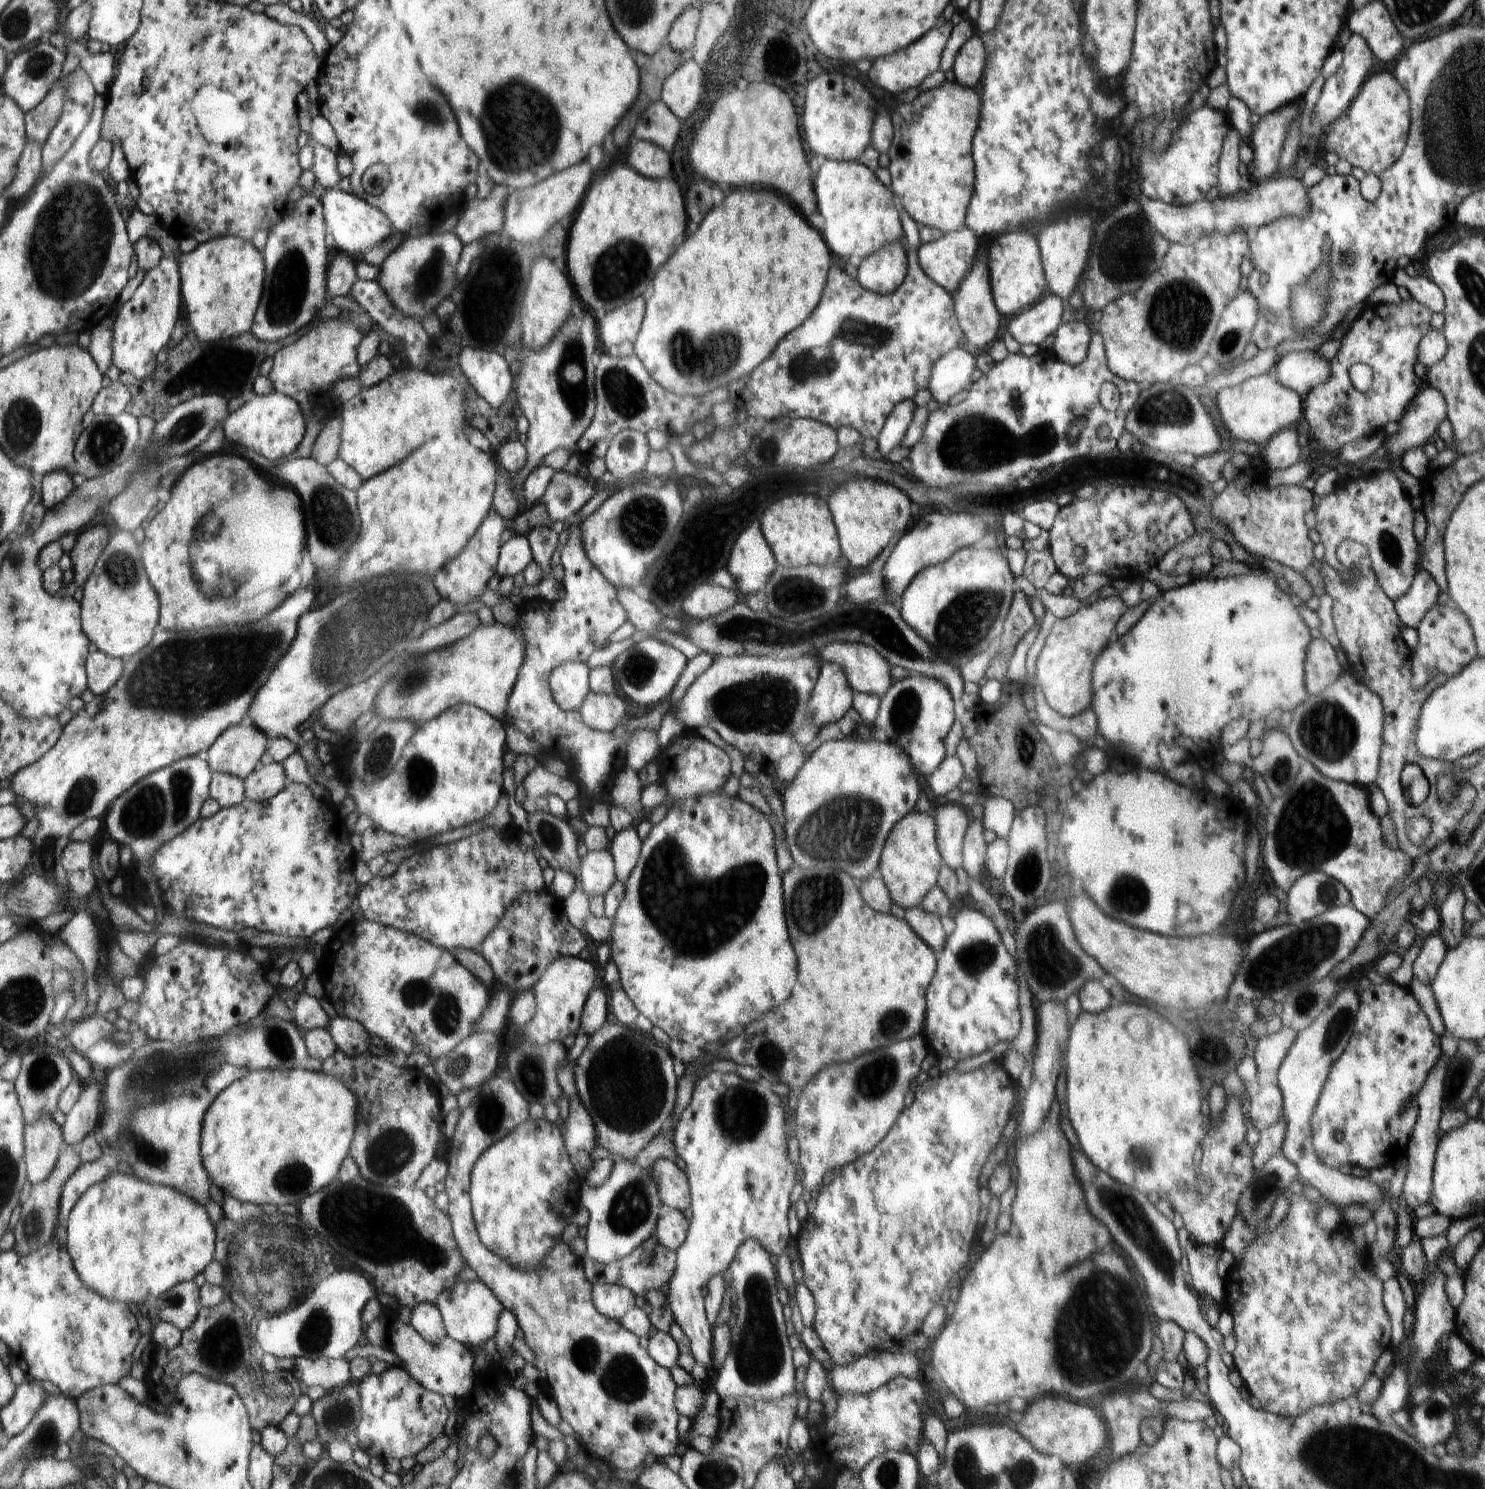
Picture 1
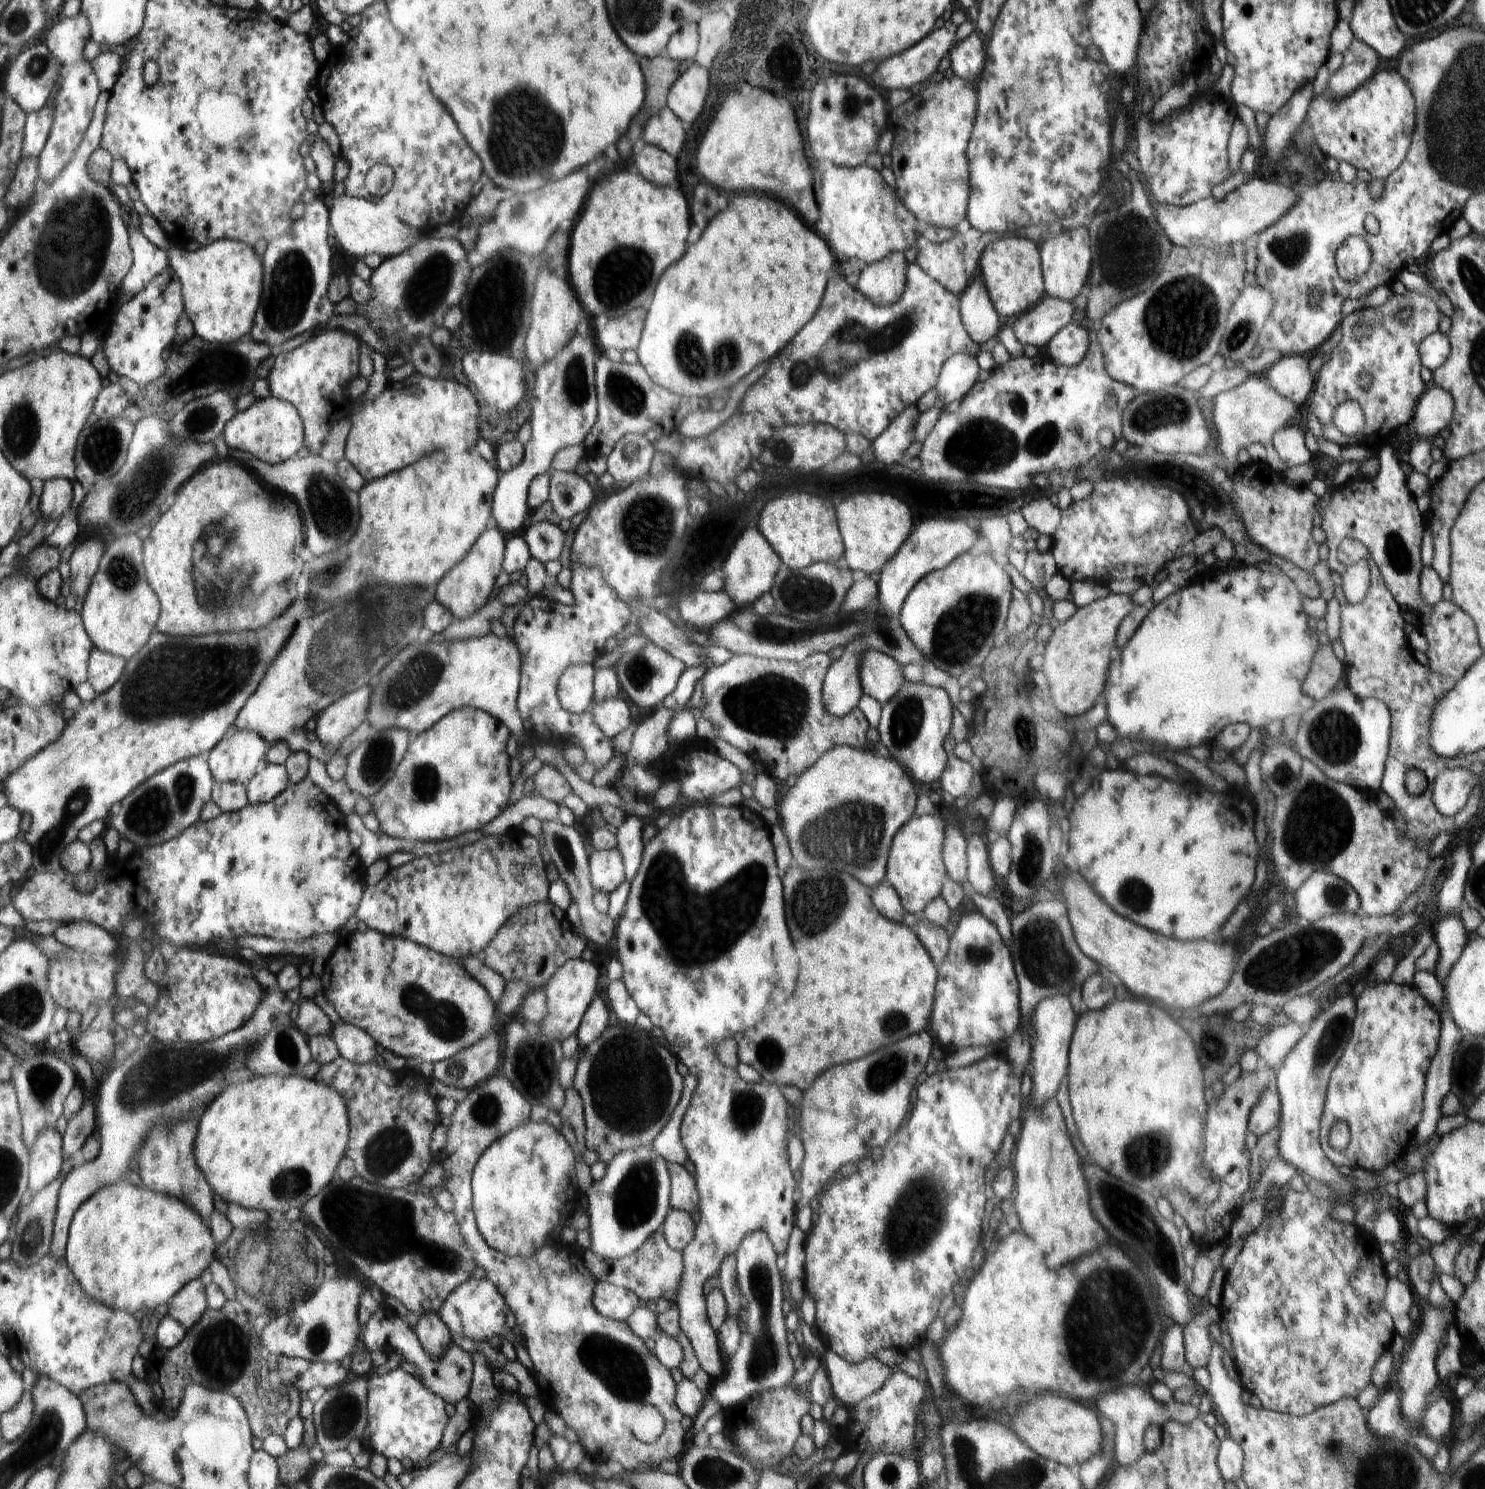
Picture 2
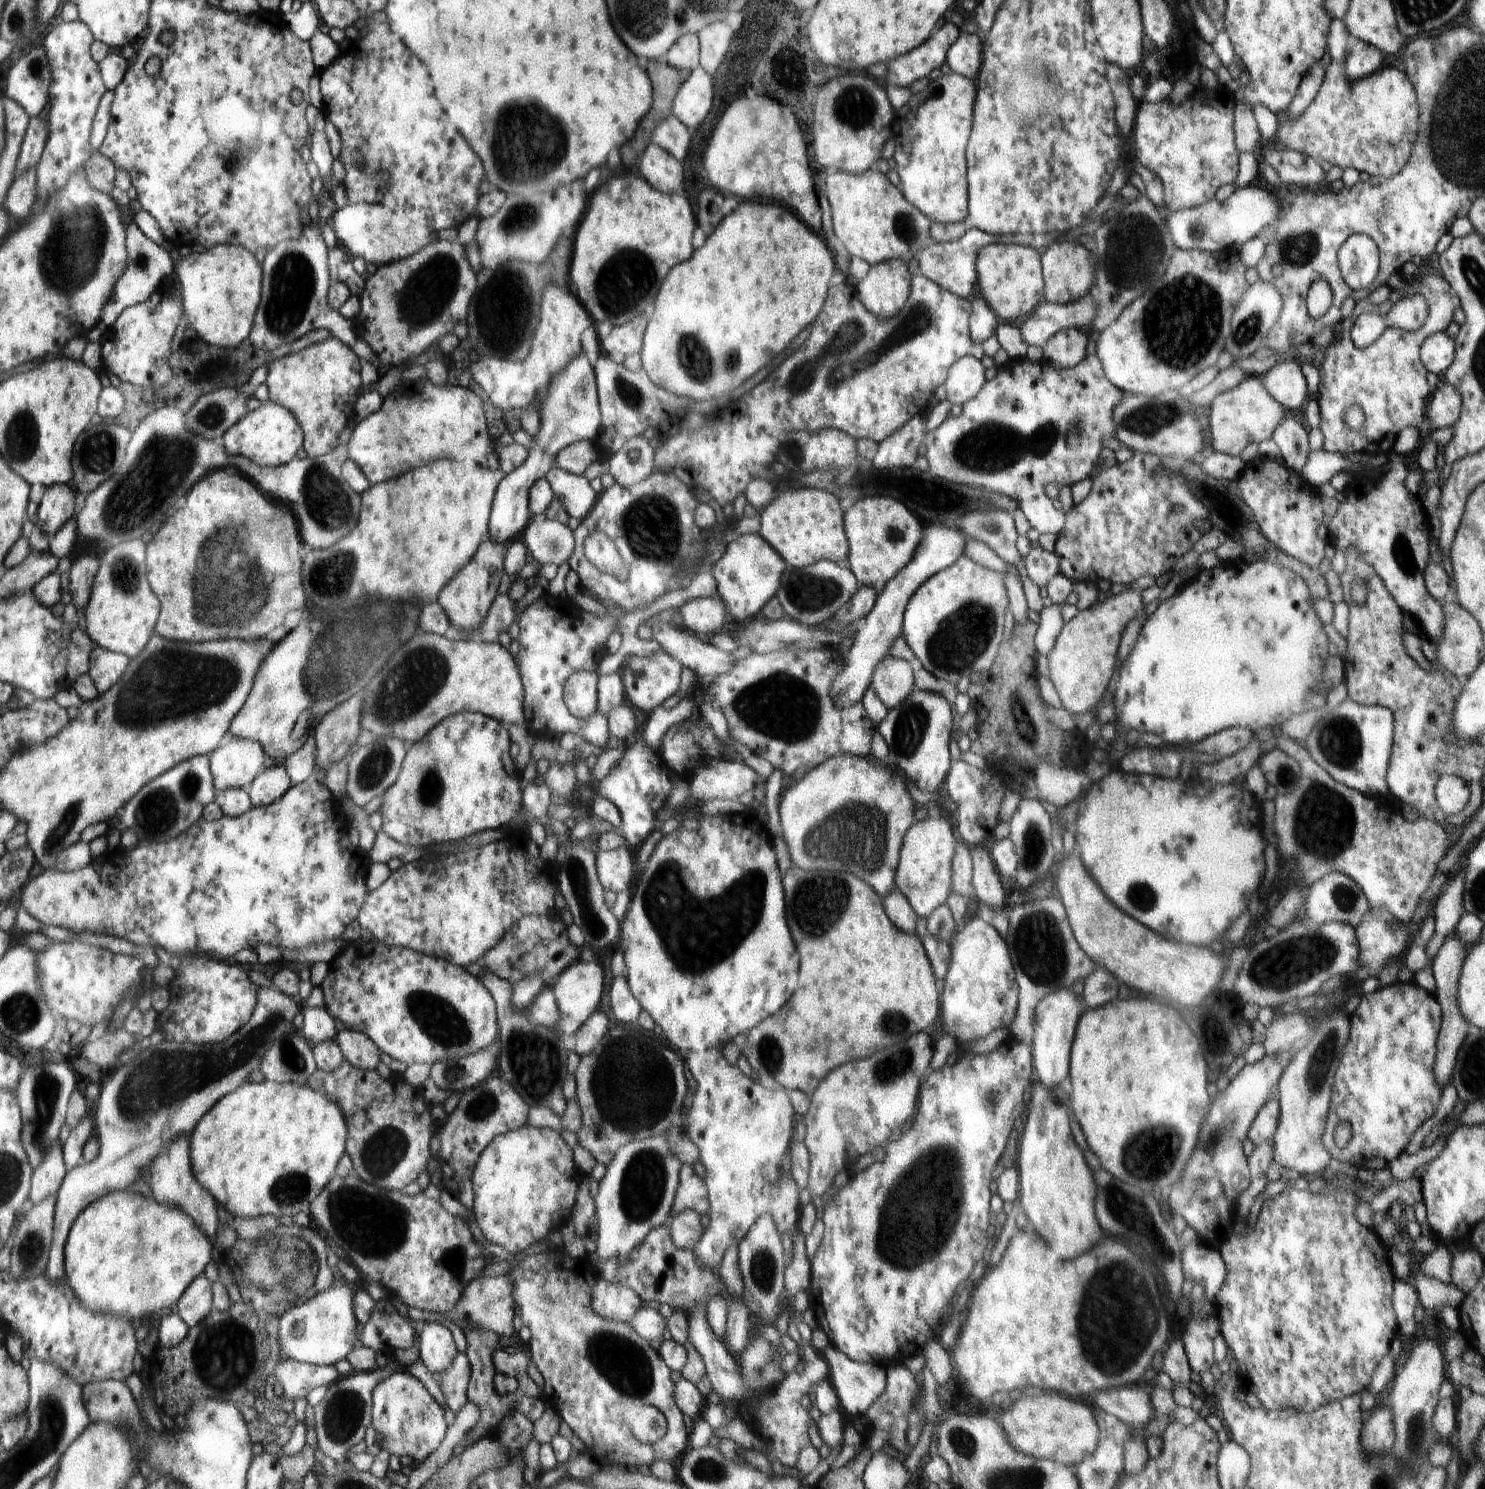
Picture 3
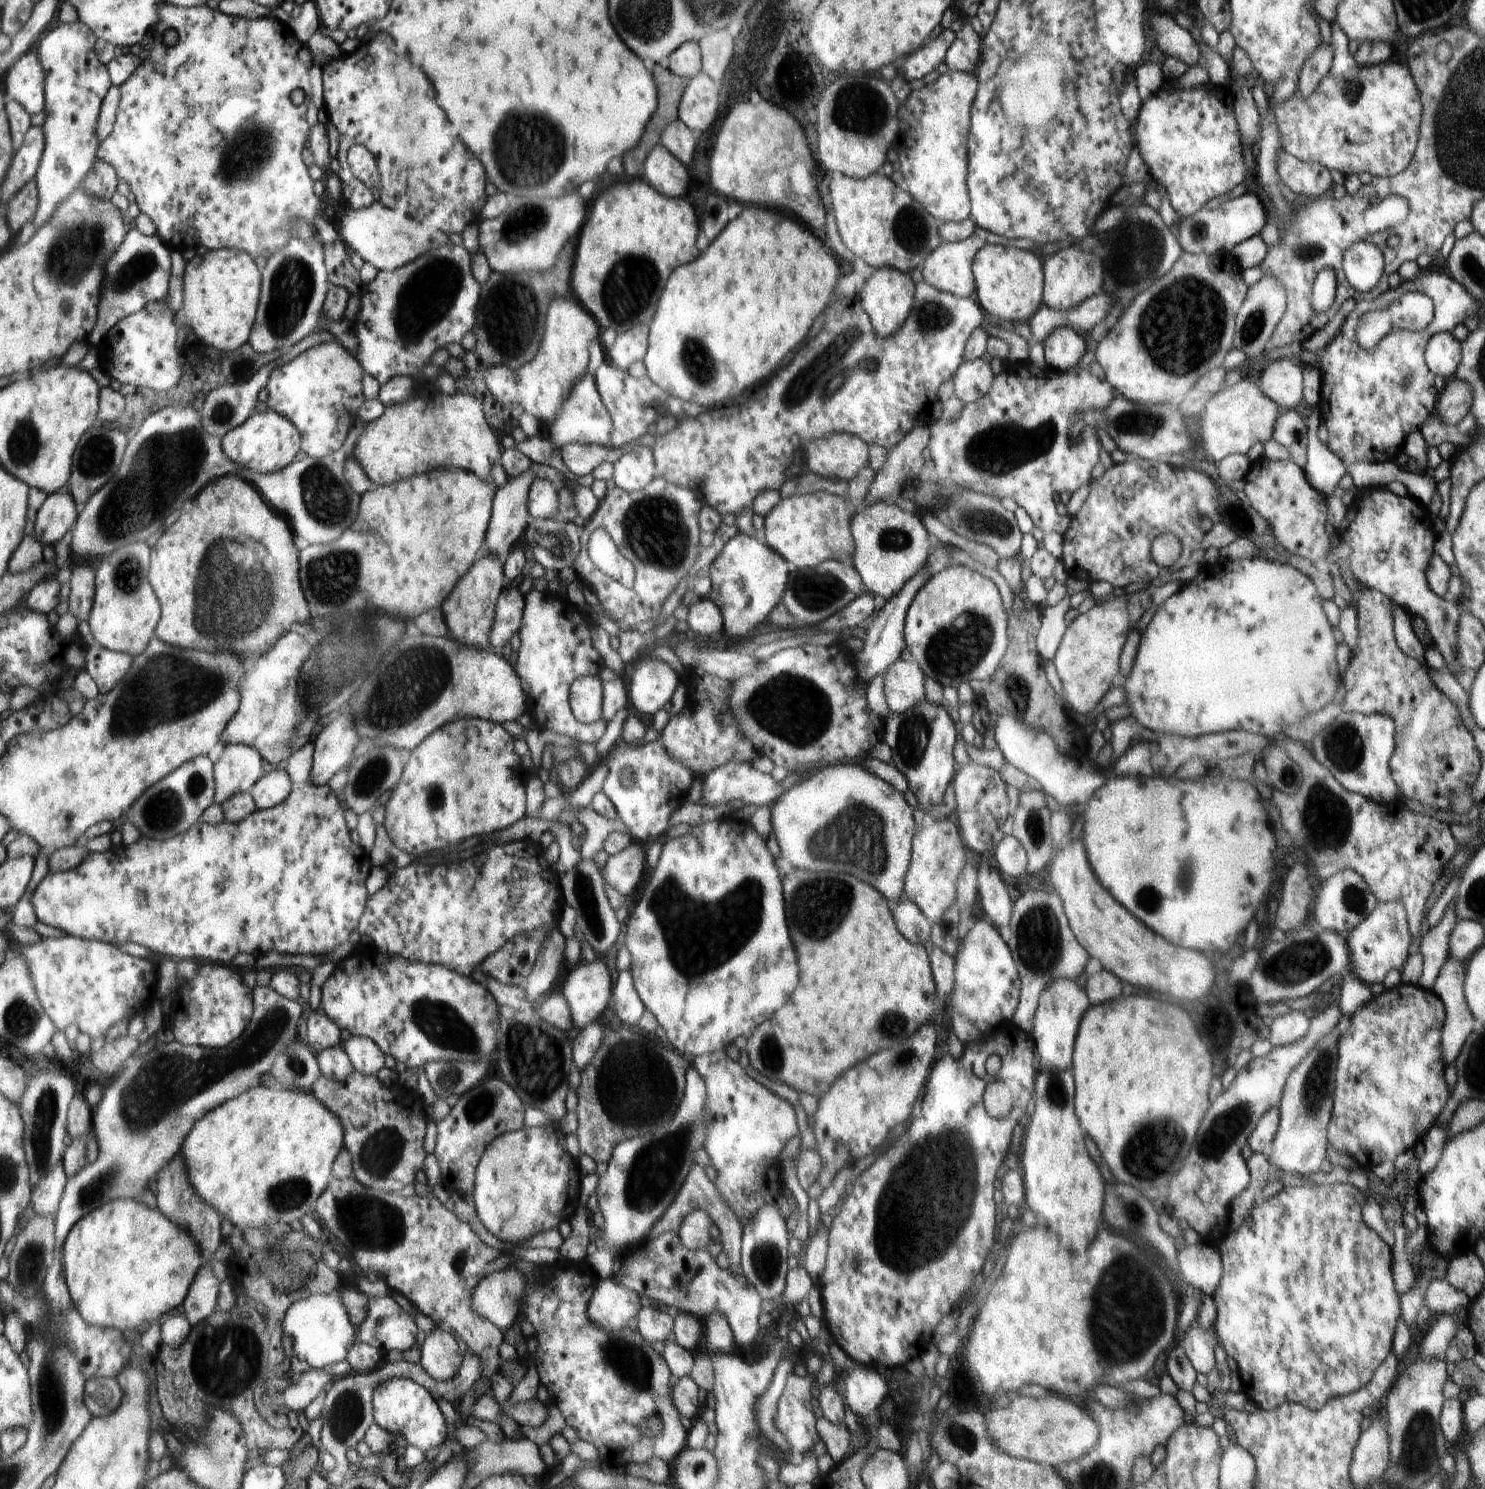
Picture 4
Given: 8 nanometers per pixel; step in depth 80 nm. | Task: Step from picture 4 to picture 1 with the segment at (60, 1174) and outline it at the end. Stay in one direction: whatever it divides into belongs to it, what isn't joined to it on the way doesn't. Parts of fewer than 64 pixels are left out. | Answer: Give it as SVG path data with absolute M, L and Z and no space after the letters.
M52 1116L26 1125L26 1170L32 1186L44 1182L56 1166L60 1147L65 1142L61 1127Z

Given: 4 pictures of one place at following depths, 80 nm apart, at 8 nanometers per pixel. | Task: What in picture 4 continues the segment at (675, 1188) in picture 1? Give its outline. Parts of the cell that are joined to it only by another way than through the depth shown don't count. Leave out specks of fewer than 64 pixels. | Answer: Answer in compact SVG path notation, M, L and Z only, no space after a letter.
M696 1165L691 1167L691 1171L677 1195L676 1201L662 1215L662 1218L658 1220L656 1226L652 1228L648 1236L654 1239L666 1231L678 1233L684 1217L693 1210L705 1210L712 1217L713 1224L721 1232L723 1247L721 1260L732 1272L740 1275L739 1264L741 1261L741 1238L743 1235L741 1220L735 1215L729 1202L719 1193L716 1185L706 1175L706 1170L703 1166Z

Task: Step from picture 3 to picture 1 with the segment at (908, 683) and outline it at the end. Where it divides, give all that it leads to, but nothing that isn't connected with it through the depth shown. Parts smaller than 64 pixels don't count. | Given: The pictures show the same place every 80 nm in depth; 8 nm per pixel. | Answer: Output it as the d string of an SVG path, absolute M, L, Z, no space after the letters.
M864 643L828 644L818 654L820 664L836 662L846 673L854 692L879 696L892 686L891 664L878 651Z

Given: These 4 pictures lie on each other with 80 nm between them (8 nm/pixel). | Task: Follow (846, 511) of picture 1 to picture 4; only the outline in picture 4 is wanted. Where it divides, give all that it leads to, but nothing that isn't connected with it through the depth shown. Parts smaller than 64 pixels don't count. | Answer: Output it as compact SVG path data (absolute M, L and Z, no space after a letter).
M895 502L864 503L858 509L859 513L851 520L851 531L857 540L857 554L851 563L861 576L864 590L876 601L886 602L923 570L931 551L932 537L922 525L918 513L905 512Z

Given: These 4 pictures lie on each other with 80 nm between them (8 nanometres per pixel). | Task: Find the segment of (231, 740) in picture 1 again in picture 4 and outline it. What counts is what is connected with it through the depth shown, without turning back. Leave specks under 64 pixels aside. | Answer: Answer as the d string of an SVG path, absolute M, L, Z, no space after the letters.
M227 744L221 758L215 763L215 777L217 778L216 801L219 805L234 795L248 793L262 774L262 756L254 747L245 744Z

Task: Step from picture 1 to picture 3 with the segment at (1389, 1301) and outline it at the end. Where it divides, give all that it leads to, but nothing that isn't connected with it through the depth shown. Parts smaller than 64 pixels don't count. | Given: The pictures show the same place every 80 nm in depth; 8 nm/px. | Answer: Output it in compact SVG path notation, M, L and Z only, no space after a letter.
M1395 1278L1392 1304L1394 1304L1396 1318L1398 1318L1398 1328L1400 1328L1398 1333L1404 1338L1414 1336L1417 1325L1416 1319L1414 1319L1414 1310L1420 1304L1418 1291L1409 1285L1406 1280L1400 1281Z

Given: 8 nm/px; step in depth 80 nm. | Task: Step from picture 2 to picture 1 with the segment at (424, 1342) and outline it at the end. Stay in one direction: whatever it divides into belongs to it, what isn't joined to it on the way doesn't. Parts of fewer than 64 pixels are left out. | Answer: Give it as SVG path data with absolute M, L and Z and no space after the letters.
M420 1303L411 1311L411 1325L427 1343L436 1344L445 1339L447 1332L444 1317L441 1315L437 1305Z

